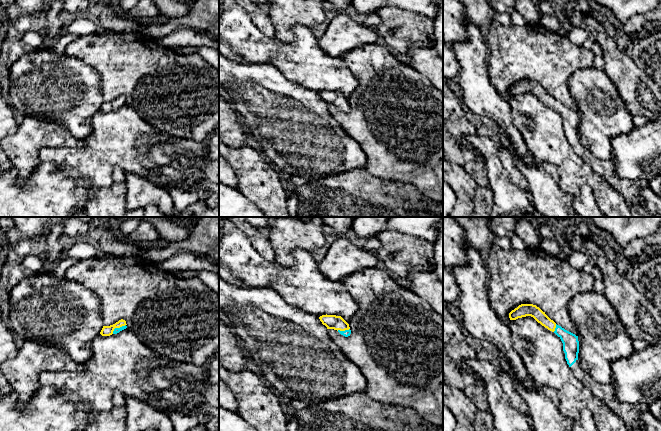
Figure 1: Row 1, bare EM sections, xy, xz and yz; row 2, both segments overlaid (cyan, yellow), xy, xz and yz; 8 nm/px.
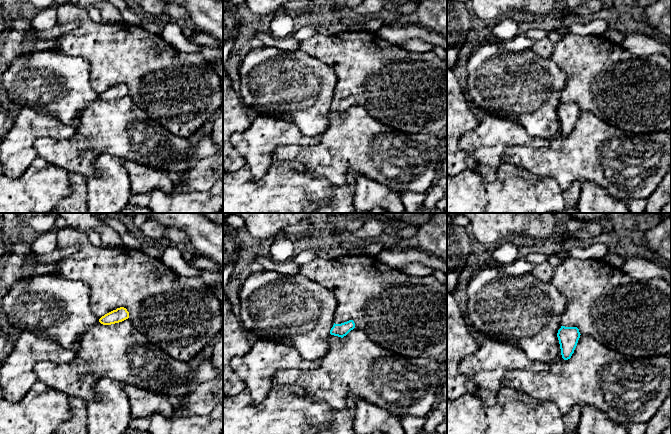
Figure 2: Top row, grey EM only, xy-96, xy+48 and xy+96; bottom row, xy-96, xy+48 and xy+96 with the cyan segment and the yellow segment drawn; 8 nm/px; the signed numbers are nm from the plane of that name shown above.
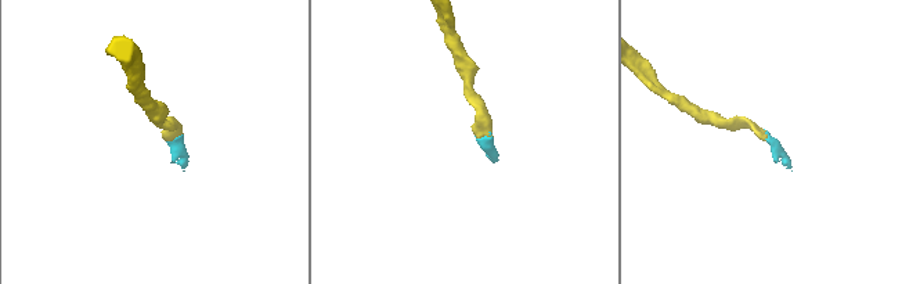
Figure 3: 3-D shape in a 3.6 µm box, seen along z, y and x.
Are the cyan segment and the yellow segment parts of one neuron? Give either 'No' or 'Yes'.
Yes

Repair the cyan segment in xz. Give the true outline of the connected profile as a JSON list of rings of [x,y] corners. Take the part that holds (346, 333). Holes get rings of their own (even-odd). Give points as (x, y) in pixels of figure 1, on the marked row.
[[[322,315],[319,317],[327,329],[337,330],[341,335],[348,337],[351,334],[349,324],[341,317],[336,315]]]

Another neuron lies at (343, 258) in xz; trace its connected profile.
[[[337,238],[317,264],[325,278],[343,283],[352,273],[376,267],[377,262],[373,251],[363,250],[347,239]]]

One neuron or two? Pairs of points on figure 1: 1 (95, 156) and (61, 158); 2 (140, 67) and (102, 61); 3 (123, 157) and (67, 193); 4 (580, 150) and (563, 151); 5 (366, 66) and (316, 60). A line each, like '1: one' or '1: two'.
1: one
2: one
3: two
4: two
5: two

